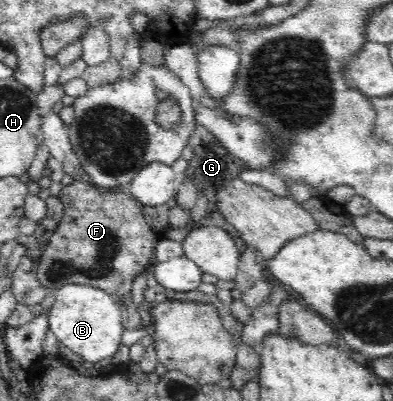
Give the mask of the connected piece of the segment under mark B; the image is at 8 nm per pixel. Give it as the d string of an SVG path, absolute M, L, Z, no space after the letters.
M70 284L53 291L55 303L48 317L49 329L72 352L84 361L84 367L97 368L97 362L111 357L119 350L124 326L121 312L112 296L102 289Z

